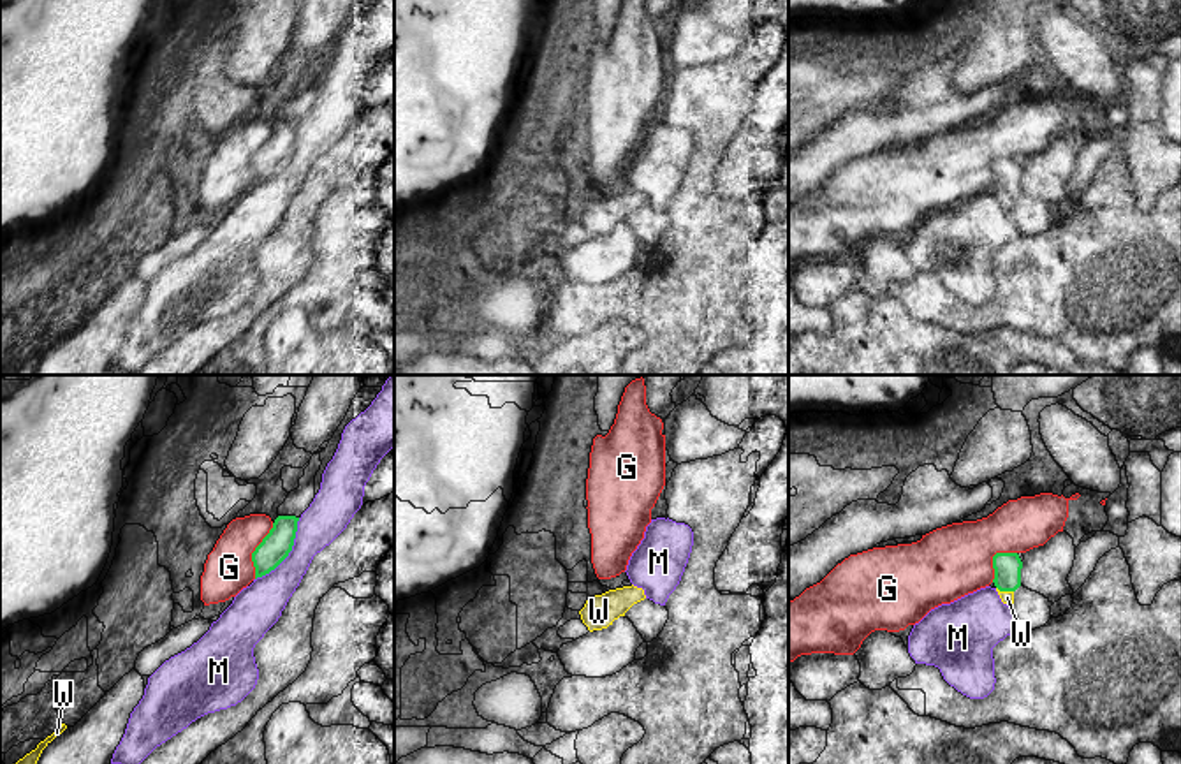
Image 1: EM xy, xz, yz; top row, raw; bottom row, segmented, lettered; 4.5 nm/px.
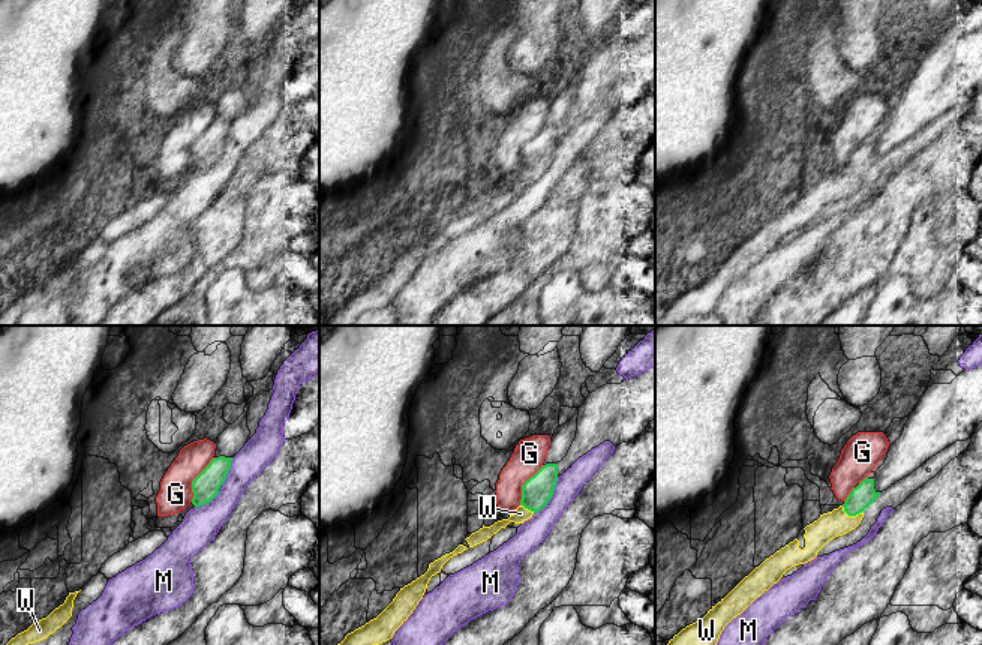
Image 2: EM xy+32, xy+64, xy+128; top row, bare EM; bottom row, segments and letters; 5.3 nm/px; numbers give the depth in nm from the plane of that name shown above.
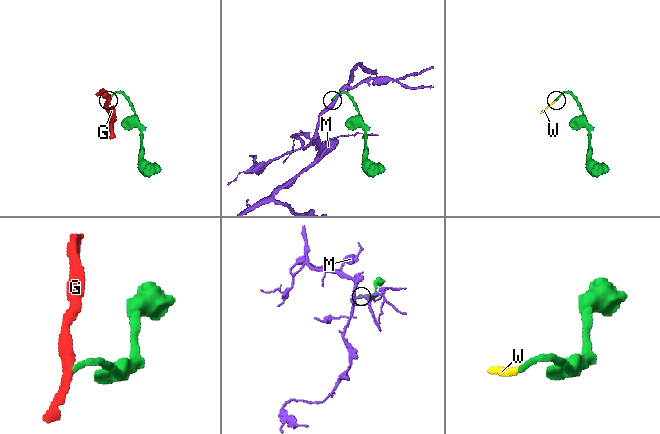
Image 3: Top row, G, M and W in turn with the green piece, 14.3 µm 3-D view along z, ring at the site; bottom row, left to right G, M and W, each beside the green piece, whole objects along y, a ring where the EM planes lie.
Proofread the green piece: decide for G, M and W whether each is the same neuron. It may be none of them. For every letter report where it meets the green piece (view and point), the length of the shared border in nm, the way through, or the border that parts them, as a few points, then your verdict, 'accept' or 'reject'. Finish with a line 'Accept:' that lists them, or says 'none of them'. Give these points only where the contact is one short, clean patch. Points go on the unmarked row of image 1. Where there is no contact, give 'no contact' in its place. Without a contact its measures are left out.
G: meets green in xy at (254, 157); contact 280 nm long; border along xy (273, 129), (252, 159), (254, 183); reject
M: meets green in xy at (289, 157); contact 360 nm long; reject
W: meets green in yz at (1005, 196); contact 80 nm long; runs through yz (1007, 173), (1005, 196), (1007, 203); accept
Accept: W

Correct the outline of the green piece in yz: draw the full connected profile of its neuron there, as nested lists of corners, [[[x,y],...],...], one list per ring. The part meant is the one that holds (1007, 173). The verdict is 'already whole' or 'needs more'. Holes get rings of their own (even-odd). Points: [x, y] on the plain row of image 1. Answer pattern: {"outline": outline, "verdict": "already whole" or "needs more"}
{"outline": [[[996,158],[993,162],[994,192],[1003,209],[1014,211],[1014,197],[1021,192],[1023,167],[1017,158]]], "verdict": "needs more"}

